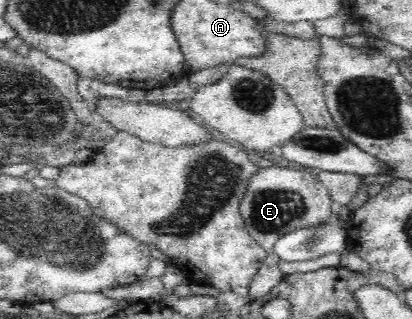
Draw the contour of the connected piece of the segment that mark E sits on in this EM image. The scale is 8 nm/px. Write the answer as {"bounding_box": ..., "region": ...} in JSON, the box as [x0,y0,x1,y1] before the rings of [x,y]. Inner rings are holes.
{"bounding_box":[241,167,333,301],"region":[[[261,167],[259,173],[253,177],[245,199],[241,201],[241,216],[245,220],[248,233],[252,235],[263,249],[267,250],[267,259],[261,266],[253,281],[248,285],[250,301],[259,299],[269,293],[281,280],[284,274],[277,268],[280,258],[274,254],[274,245],[283,237],[289,236],[297,229],[307,227],[321,227],[332,221],[333,200],[330,191],[310,172],[287,169],[287,167]]]}

